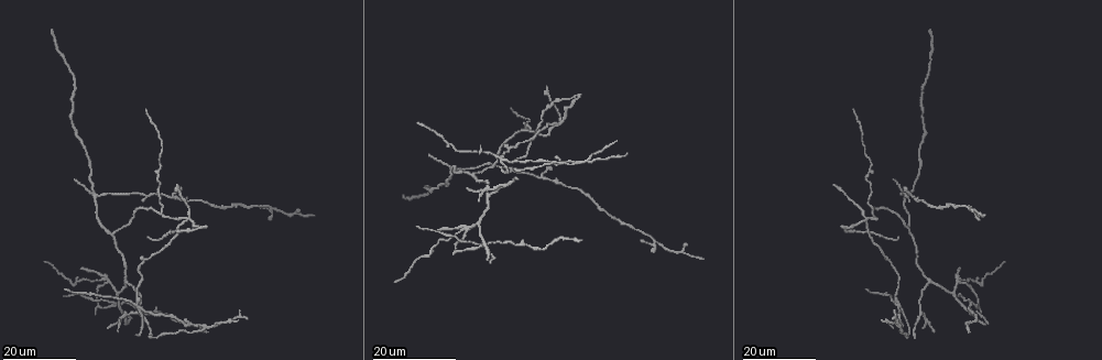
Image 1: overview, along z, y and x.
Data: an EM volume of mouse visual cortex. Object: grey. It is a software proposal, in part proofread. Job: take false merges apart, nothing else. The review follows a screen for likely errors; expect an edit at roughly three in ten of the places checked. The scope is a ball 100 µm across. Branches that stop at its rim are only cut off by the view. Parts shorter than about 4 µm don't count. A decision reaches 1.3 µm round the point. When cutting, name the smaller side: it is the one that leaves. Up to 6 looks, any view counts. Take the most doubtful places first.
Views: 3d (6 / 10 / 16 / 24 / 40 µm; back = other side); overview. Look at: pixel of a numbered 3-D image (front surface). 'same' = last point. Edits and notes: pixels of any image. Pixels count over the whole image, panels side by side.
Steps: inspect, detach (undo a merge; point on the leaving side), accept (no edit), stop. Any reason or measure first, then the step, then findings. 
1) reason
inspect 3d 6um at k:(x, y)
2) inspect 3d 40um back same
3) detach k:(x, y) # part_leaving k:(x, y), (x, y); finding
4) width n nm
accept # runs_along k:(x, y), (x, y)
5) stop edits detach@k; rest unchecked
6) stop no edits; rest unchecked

three arms meet
inspect 3d 24um at 1:(502, 186)

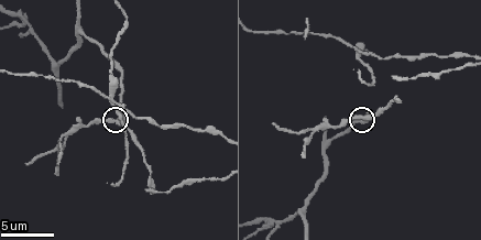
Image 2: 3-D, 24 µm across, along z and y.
inspect 3d 6um at 2:(119, 122)

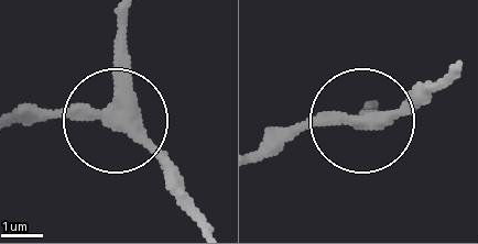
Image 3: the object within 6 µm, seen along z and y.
side_arm 9 um
accept # one neuron here

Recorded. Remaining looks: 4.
four-way junction
inspect 3d 24um at 1:(96, 196)

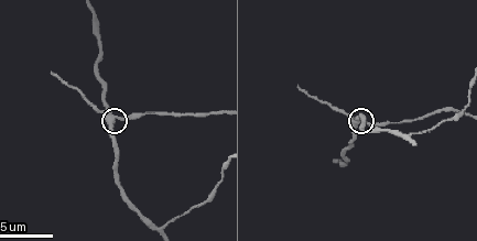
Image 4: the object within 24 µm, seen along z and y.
closer look
inspect 3d 10um at 4:(115, 118)

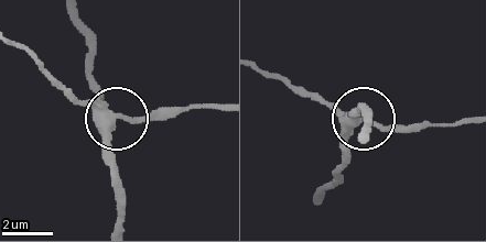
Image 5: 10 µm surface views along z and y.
side_arm 55 um
accept # runs_along 5:(122, 219), (112, 118), (87, 76); all the same neuron

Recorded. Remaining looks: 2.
thin arm on a thick one
inspect 3d 24um at 1:(530, 130)

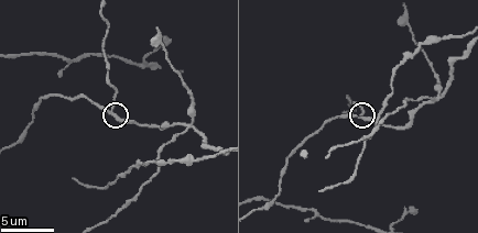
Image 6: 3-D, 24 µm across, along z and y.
inspect 3d 6um at 6:(360, 116)

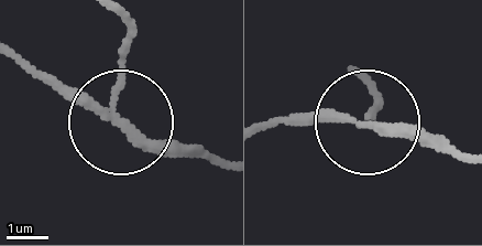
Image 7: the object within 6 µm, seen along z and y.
detach 7:(122, 40) # part_leaving 7:(114, 97), (122, 17); a second neuron is stuck on

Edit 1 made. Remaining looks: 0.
stop edits detach@7; rest unchecked

